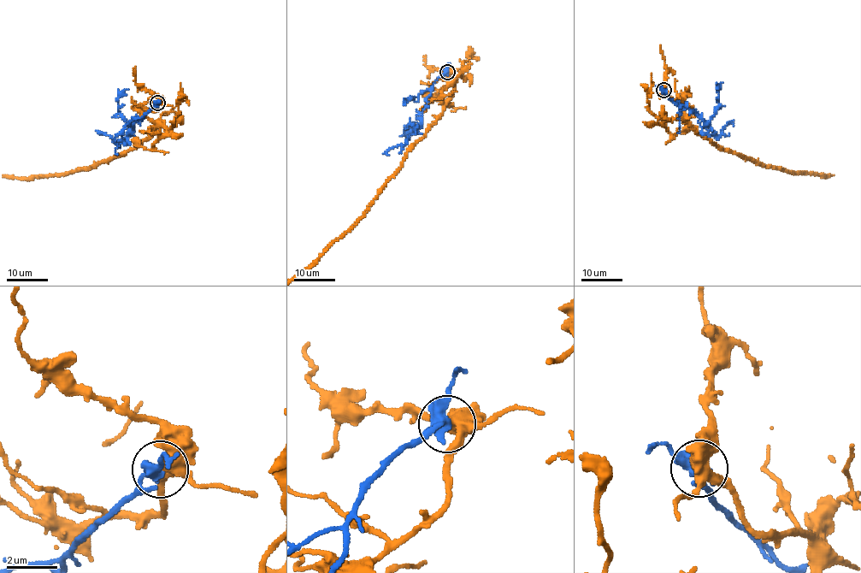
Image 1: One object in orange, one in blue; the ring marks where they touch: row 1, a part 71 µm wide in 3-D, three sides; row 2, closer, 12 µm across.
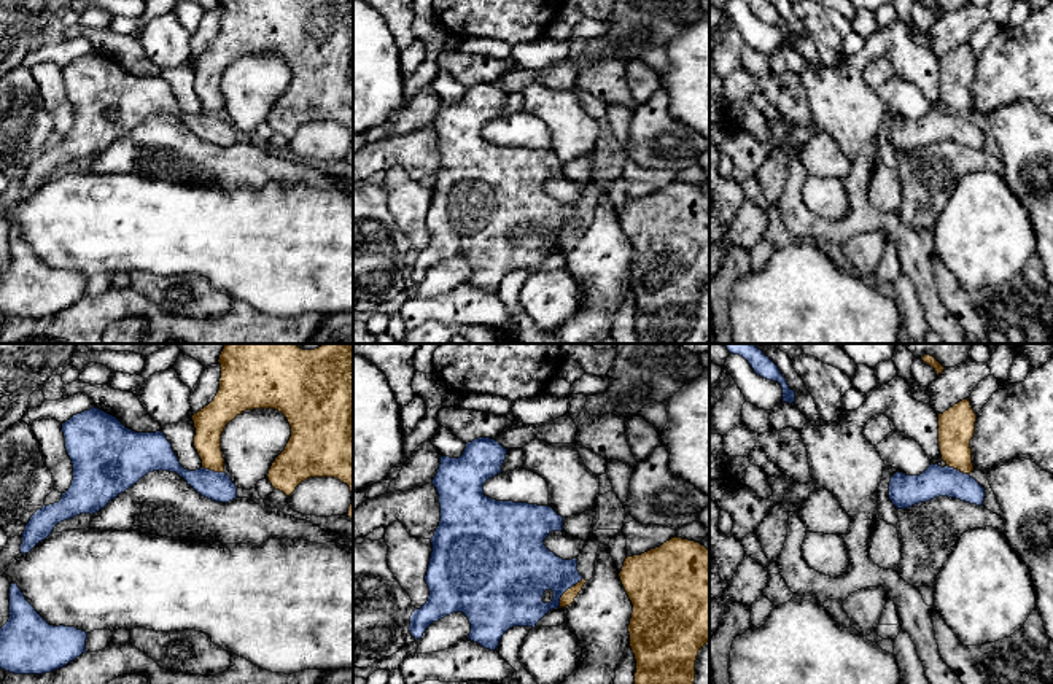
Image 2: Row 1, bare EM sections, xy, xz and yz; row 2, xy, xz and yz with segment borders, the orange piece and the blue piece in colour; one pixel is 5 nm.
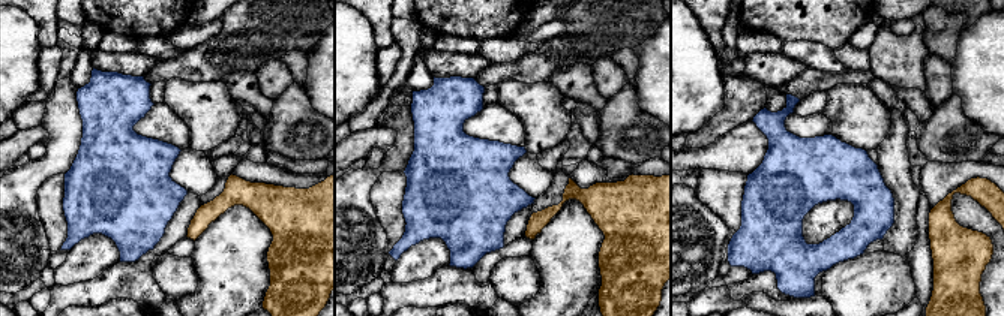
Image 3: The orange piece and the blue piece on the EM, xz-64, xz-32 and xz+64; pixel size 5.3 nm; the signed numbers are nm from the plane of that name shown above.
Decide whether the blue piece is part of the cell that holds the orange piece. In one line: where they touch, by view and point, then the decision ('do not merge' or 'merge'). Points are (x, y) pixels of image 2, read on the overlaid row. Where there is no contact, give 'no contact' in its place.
xz (567, 590) | do not merge

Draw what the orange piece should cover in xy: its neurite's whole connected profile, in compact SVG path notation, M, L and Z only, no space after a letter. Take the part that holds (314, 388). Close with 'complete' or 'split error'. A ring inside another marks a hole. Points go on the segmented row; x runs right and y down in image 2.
M226 344L218 363L220 390L208 406L192 415L194 447L202 468L224 472L221 434L229 422L245 410L275 409L286 417L291 437L269 469L272 487L291 496L296 487L310 477L339 479L350 487L352 504L347 515L353 520L353 344L323 344L315 350L302 350L296 344Z; complete

